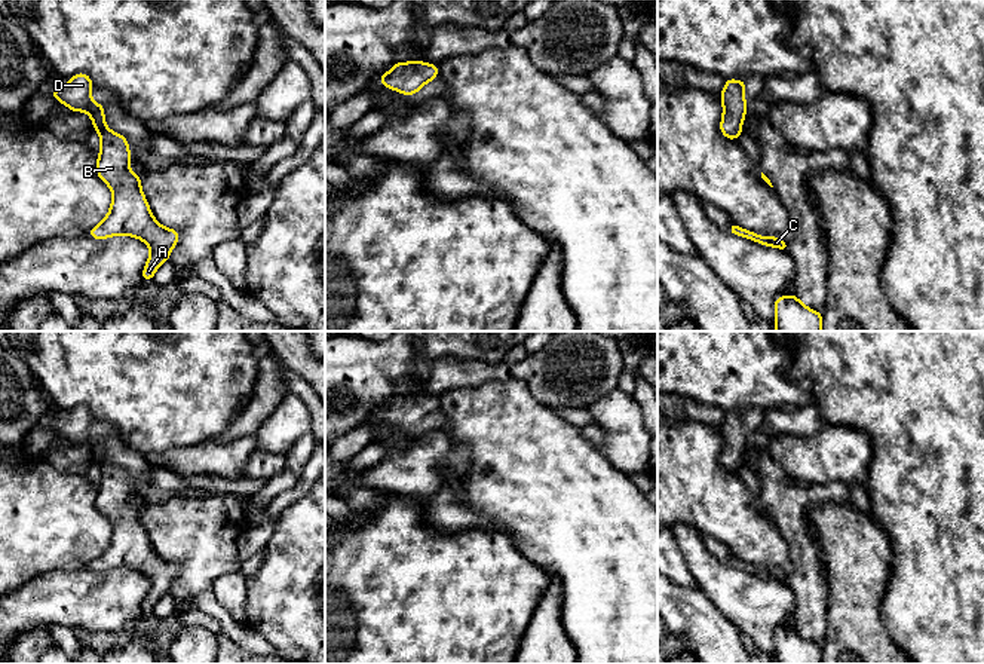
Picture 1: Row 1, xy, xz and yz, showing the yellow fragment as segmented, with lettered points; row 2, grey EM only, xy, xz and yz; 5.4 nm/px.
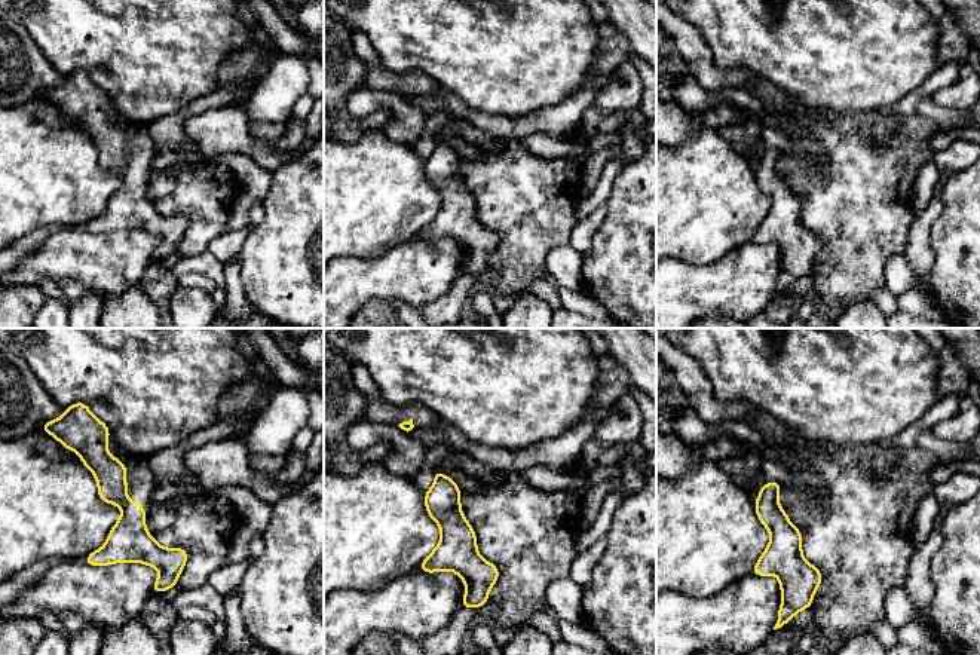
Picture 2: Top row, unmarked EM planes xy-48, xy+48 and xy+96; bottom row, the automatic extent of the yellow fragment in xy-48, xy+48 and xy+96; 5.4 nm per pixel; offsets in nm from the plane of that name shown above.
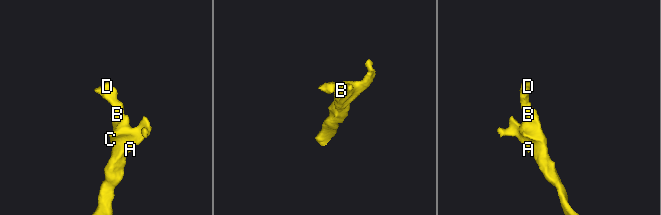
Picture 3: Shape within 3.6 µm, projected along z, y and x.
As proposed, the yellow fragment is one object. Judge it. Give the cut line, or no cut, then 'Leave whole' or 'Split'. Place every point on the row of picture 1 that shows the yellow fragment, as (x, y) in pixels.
No split. Leave whole

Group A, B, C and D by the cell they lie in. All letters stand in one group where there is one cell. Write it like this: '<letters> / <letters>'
A B C D

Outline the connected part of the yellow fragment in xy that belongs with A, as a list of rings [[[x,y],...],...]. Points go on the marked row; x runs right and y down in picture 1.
[[[77,73],[65,86],[52,91],[52,97],[71,111],[88,113],[94,131],[99,134],[101,149],[96,160],[96,175],[111,189],[111,206],[105,218],[88,235],[94,239],[128,235],[150,247],[150,257],[142,269],[142,282],[151,281],[180,241],[180,233],[163,227],[153,217],[141,189],[138,172],[131,174],[131,152],[128,140],[107,128],[104,105],[91,98],[92,80],[86,73]]]

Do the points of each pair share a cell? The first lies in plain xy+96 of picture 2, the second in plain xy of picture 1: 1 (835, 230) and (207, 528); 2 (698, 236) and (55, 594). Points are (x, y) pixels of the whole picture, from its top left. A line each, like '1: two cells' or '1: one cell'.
1: one cell
2: two cells

